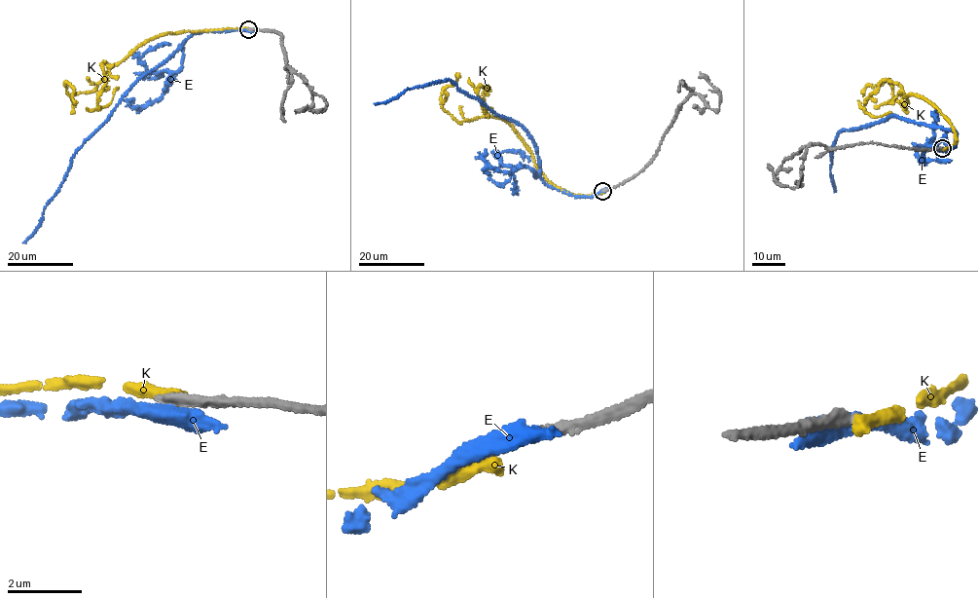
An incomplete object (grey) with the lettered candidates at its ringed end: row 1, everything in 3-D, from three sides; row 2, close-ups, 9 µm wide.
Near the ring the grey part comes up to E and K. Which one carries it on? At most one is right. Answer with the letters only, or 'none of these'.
none of these

